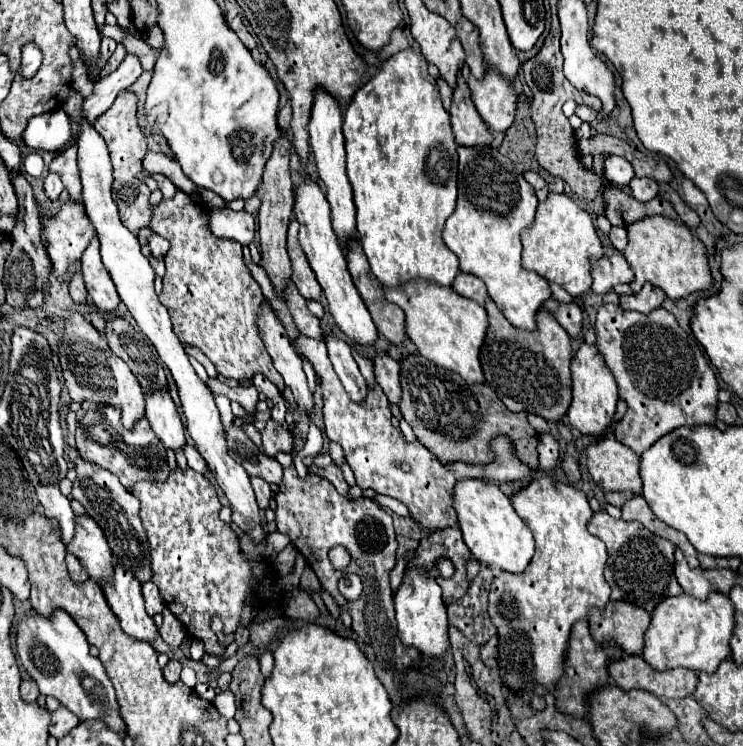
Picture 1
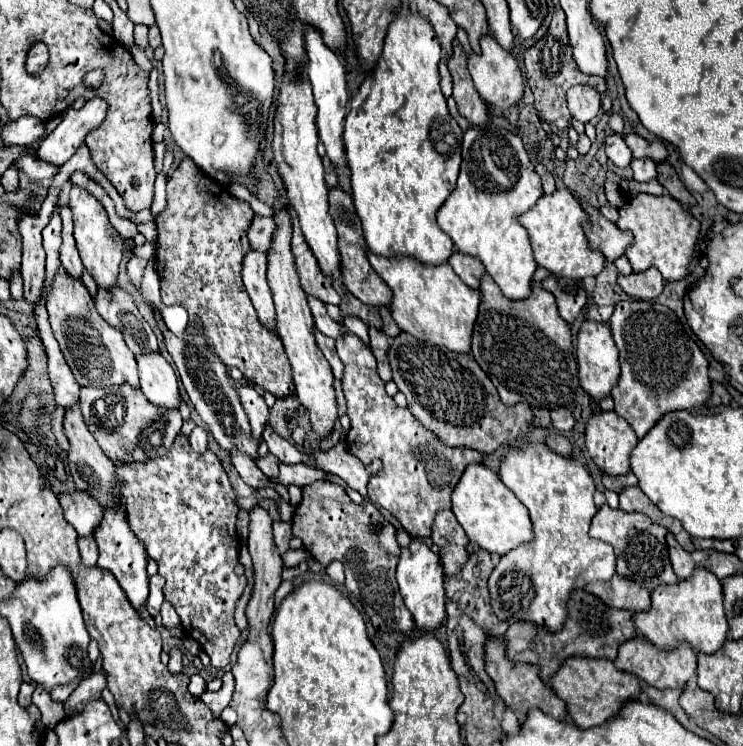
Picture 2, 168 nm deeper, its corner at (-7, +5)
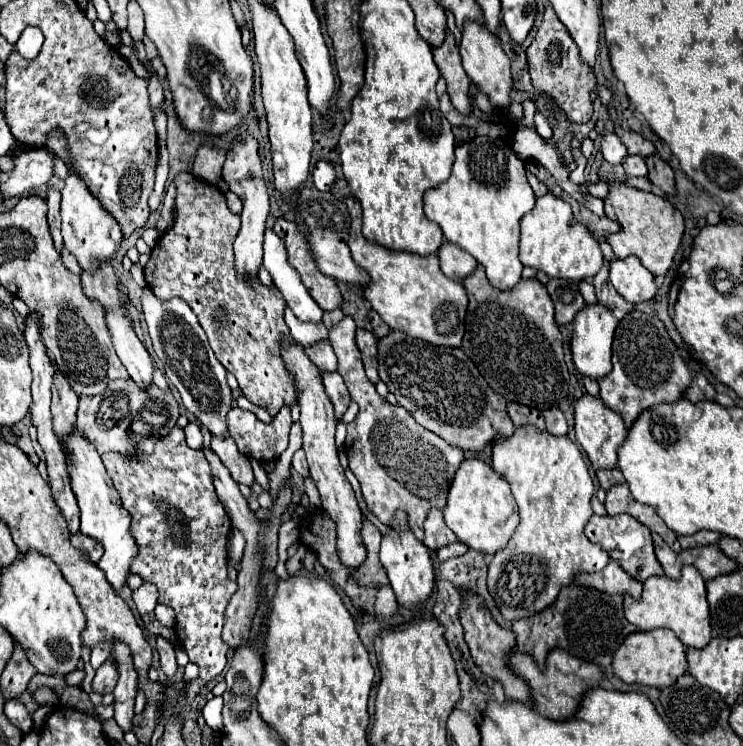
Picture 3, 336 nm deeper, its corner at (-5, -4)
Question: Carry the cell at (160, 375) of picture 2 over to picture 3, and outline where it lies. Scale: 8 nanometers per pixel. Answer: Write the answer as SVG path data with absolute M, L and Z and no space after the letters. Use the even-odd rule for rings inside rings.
M113 309L105 313L107 327L113 335L115 351L129 371L131 379L141 387L149 389L153 385L153 357L145 349L145 345L139 341L139 337L133 333L129 321L125 319L121 309Z

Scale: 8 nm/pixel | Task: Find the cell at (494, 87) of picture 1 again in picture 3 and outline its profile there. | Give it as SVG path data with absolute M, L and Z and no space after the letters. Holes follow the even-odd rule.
M465 21L465 29L463 29L463 39L459 45L461 51L461 59L463 59L463 69L469 75L471 83L489 97L491 105L499 111L505 111L509 107L509 93L513 89L513 77L511 77L511 61L505 55L505 51L499 45L497 35L489 33L487 27L477 25L477 23L469 23Z

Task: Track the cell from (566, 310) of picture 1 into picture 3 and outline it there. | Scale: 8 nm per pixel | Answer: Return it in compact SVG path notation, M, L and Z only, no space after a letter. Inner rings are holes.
M545 279L543 285L555 303L557 325L569 325L575 319L575 315L585 307L577 283L565 279Z

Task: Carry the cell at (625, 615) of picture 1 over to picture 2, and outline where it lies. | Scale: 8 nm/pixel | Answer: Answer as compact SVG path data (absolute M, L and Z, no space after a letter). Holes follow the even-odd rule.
M615 572L615 576L607 582L591 582L585 586L587 592L599 596L605 604L613 608L625 608L631 614L649 610L651 596L647 588L641 588L641 584L635 584L633 580L627 580Z

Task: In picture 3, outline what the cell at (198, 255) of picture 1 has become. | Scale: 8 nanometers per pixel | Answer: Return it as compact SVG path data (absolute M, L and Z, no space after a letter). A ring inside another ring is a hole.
M179 173L173 179L177 187L175 197L175 221L173 227L161 233L155 247L151 249L151 257L147 261L145 269L145 281L149 289L163 301L169 299L183 299L199 317L201 327L205 329L209 337L209 345L215 351L215 357L221 361L221 365L231 371L247 399L263 409L267 409L273 417L279 413L285 405L295 405L295 389L289 381L289 373L285 373L285 365L281 365L279 355L279 343L281 333L287 333L287 325L283 321L283 309L285 299L277 289L267 289L259 281L241 281L241 277L235 275L233 269L233 241L241 227L241 217L237 213L231 213L223 191L219 187L195 177L193 173Z

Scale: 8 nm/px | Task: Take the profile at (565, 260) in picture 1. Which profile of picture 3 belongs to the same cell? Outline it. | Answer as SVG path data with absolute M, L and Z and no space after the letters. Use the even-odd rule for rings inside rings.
M547 193L539 197L535 207L523 215L521 219L521 251L519 259L525 267L535 267L543 271L547 277L569 279L569 281L585 281L599 273L603 265L603 255L599 243L593 235L583 227L573 223L571 205L555 195Z

